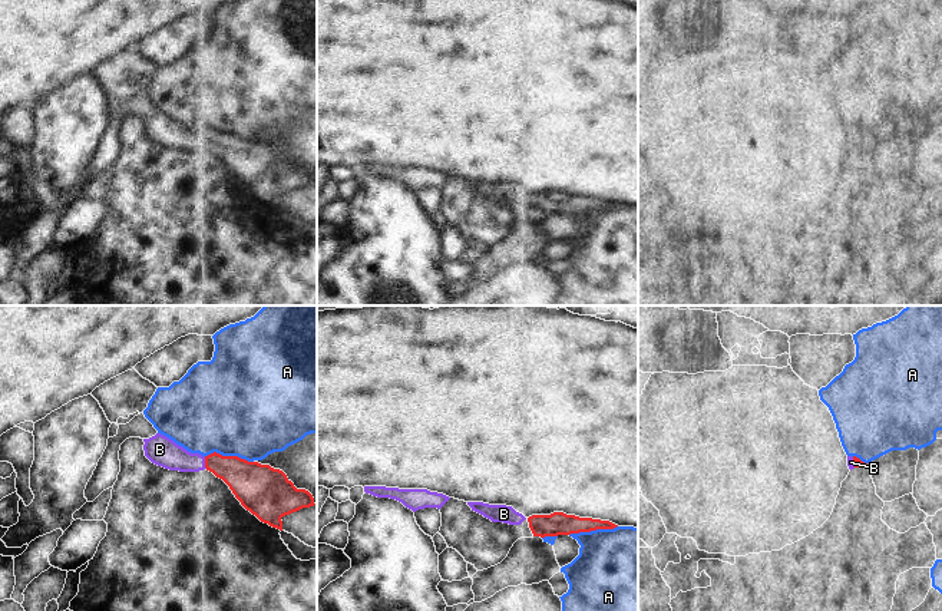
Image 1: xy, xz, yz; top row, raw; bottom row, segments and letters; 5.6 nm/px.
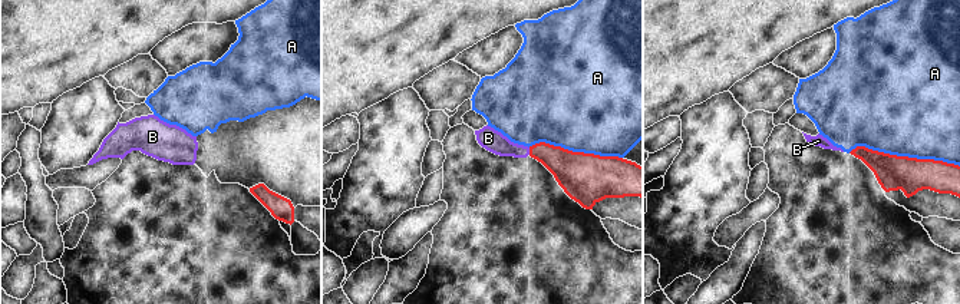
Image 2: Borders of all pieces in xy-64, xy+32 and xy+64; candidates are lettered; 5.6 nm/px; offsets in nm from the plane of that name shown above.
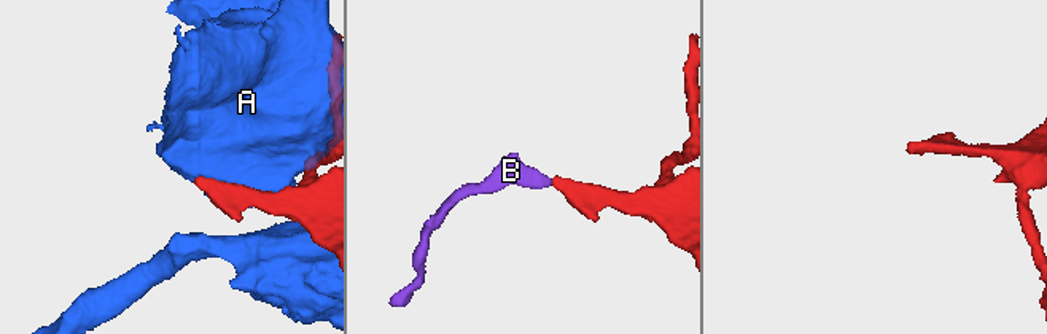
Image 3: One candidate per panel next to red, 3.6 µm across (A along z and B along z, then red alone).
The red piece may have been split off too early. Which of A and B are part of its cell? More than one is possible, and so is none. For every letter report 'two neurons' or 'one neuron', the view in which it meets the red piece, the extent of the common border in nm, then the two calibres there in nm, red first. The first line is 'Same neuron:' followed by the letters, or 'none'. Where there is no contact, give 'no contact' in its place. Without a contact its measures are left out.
Same neuron: B
A: two neurons; meets red in xy; contact 280 nm long; 280 nm thick on the red side, 480 nm on the other
B: one neuron; meets red in xy; contact 70 nm long; 200 nm thick on the red side, 160 nm on the other

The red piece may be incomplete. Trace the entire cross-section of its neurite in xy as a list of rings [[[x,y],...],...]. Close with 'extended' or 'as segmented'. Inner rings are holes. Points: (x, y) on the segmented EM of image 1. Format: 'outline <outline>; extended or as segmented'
outline [[[161,433],[143,442],[145,456],[152,463],[169,470],[212,472],[229,486],[247,511],[280,531],[282,531],[282,516],[317,505],[308,491],[297,489],[282,470],[270,465],[248,462],[238,456],[222,456],[217,452],[204,458]]]; extended

